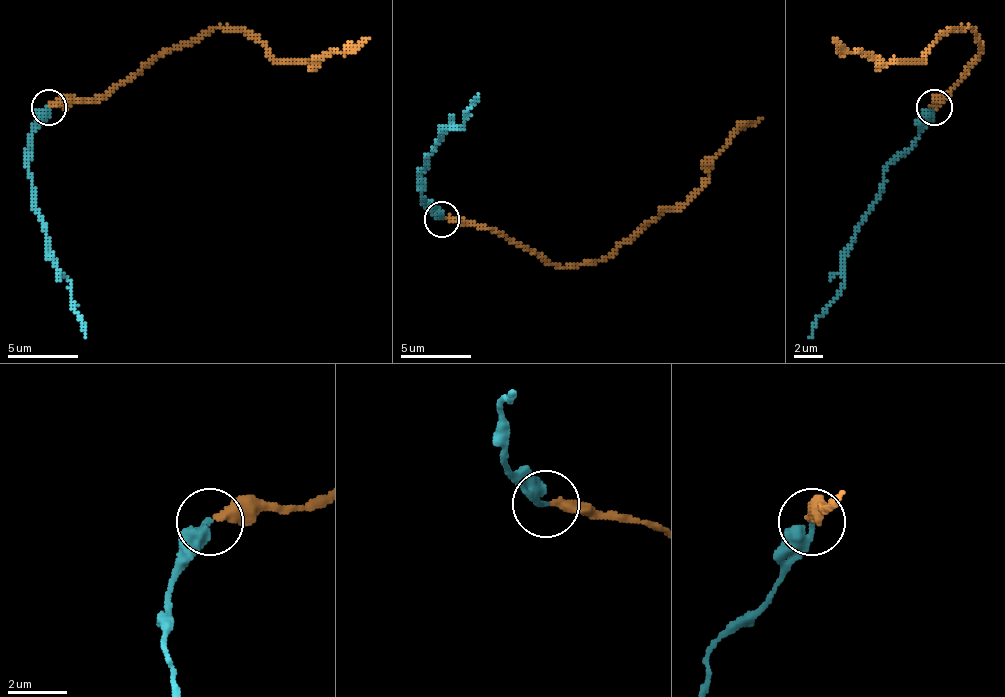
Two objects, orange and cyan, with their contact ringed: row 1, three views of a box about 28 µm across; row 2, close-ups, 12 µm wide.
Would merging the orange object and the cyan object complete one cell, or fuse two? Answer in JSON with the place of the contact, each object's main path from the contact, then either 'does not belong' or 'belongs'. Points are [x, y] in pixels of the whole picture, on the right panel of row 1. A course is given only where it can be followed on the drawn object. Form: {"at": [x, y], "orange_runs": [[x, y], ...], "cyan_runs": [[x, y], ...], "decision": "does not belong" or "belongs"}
{"at": [934, 107], "orange_runs": [[933, 106], [983, 53], [979, 38], [969, 28], [951, 28], [922, 60], [890, 63], [876, 63], [833, 38]], "cyan_runs": [[933, 106], [929, 124], [887, 166], [873, 209], [844, 259], [841, 294], [826, 309], [809, 337]], "decision": "does not belong"}

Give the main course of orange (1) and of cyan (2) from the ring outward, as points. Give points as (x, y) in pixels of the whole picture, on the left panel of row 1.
1: (49, 106), (103, 95), (167, 53), (202, 38), (216, 28), (241, 28), (277, 60), (316, 63), (369, 38)
2: (49, 106), (28, 149), (32, 209), (71, 294), (71, 309), (85, 337)

